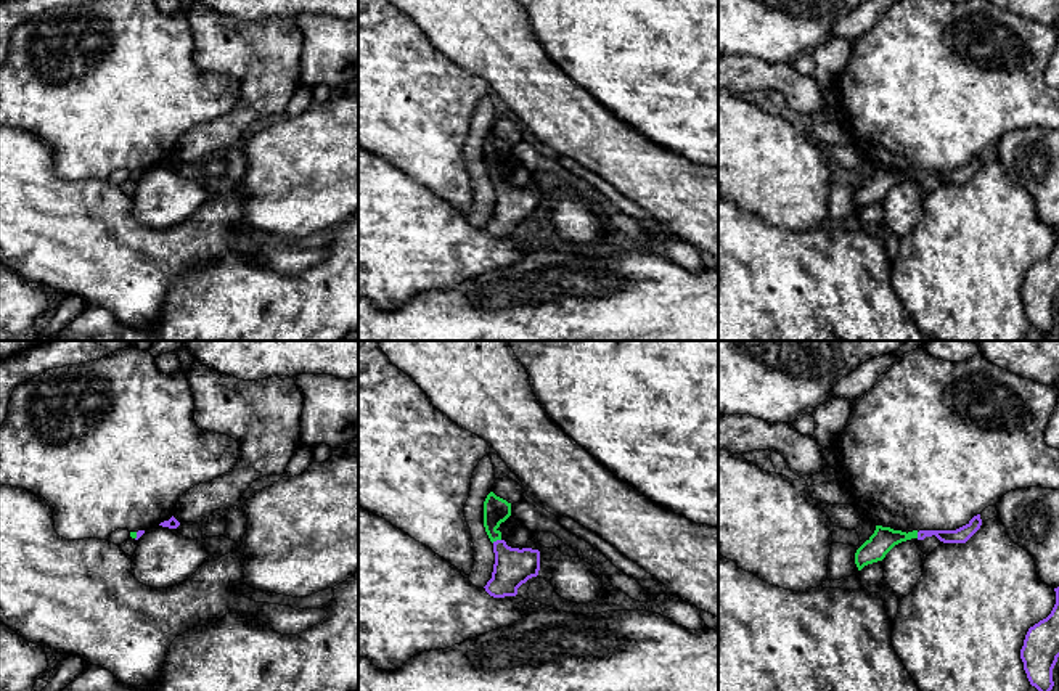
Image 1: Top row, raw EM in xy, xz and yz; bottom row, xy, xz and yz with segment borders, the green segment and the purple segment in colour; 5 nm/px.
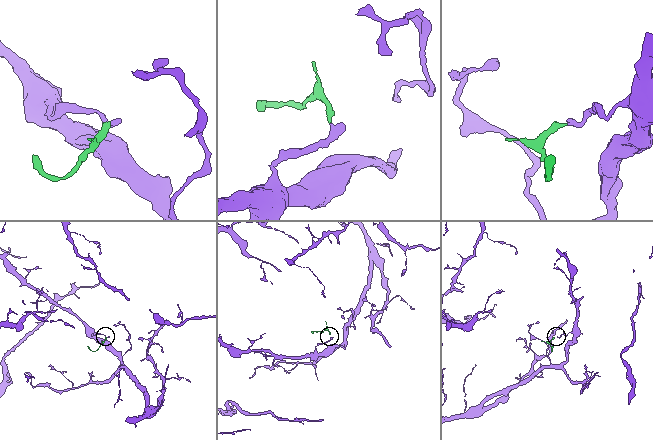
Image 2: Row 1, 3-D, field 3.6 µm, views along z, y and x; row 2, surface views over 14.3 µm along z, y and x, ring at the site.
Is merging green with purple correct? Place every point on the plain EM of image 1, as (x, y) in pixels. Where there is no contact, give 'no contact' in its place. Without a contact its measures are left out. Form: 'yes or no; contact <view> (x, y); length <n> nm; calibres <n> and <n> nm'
yes; contact xz (495, 180); length 50 nm; calibres 130 and 190 nm

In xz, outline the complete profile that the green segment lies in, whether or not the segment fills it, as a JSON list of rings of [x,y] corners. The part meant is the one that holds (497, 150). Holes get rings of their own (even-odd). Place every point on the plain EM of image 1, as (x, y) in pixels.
[[[490,132],[484,141],[484,167],[493,183],[492,219],[484,227],[493,238],[516,236],[517,228],[540,211],[540,191],[511,188],[501,178],[500,164],[511,156],[511,143]]]

